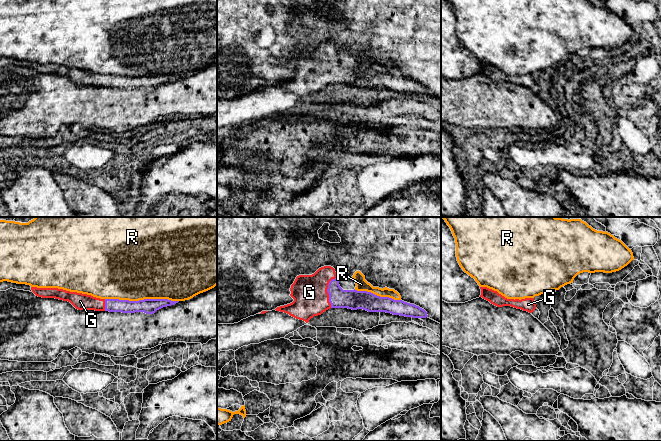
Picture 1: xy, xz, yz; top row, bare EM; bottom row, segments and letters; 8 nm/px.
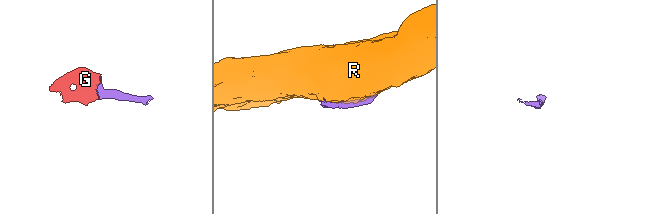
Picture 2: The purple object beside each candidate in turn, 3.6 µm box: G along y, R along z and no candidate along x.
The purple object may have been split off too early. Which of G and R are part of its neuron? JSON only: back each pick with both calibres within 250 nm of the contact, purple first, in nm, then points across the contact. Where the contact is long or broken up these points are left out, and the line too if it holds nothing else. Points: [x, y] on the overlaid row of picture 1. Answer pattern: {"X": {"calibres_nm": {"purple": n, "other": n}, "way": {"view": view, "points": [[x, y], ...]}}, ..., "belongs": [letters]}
{"G": {"calibres_nm": {"purple": 160, "other": 280}, "way": {"view": "xz", "points": [[352, 299], [337, 298], [327, 290], [309, 292]]}}, "belongs": ["G"]}

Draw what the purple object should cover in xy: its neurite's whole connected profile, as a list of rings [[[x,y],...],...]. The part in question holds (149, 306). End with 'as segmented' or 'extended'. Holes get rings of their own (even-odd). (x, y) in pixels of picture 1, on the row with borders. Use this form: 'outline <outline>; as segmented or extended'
outline [[[8,281],[0,282],[0,291],[10,288],[33,292],[42,298],[55,298],[70,302],[78,310],[95,310],[122,313],[144,312],[153,314],[157,310],[174,305],[179,301],[168,299],[144,299],[139,301],[119,300],[119,299],[100,299],[91,295],[70,292],[58,288],[37,288],[26,284],[17,284]]]; extended

